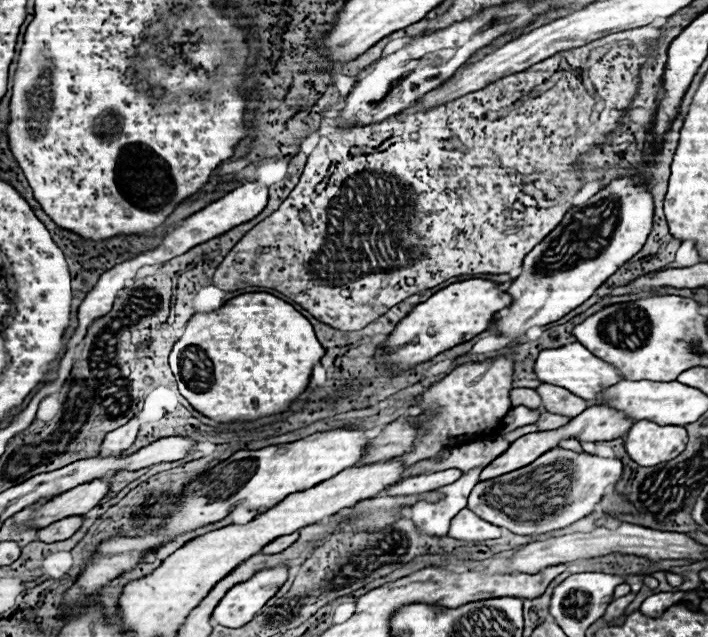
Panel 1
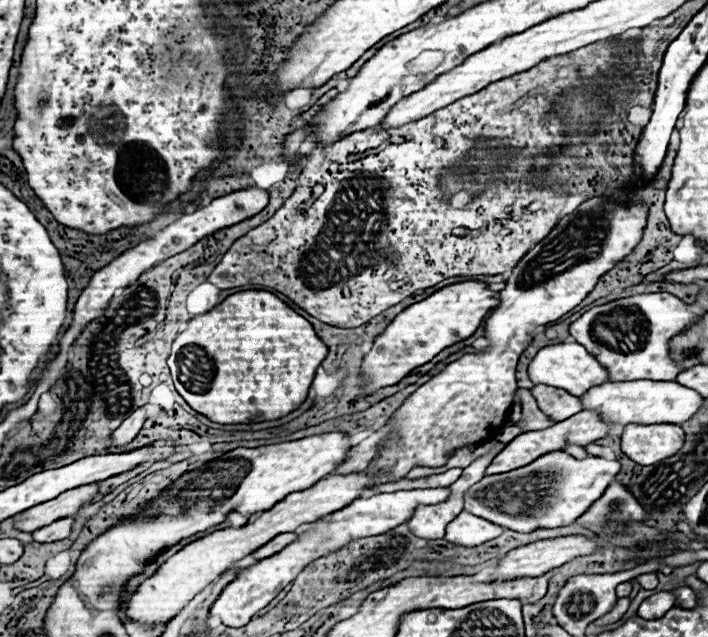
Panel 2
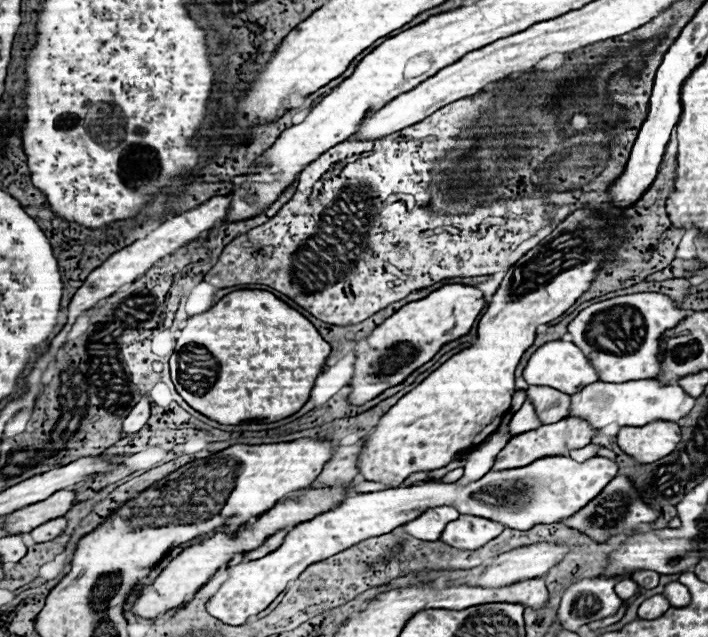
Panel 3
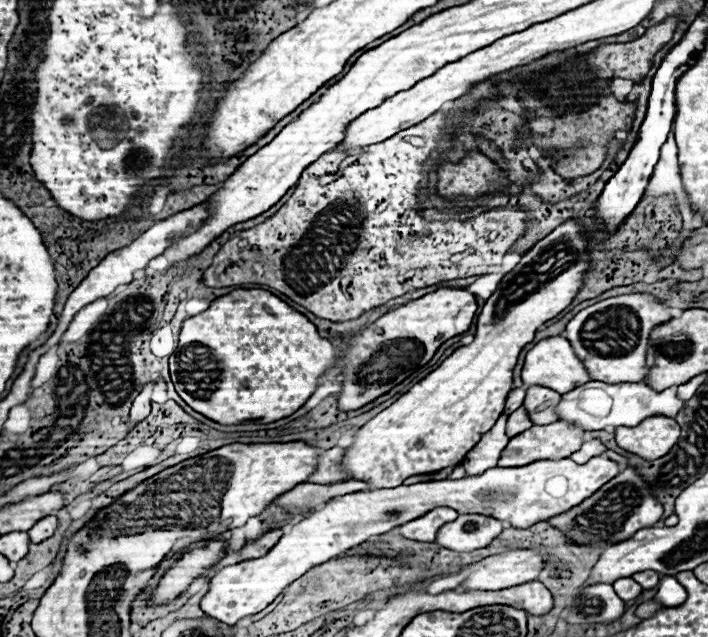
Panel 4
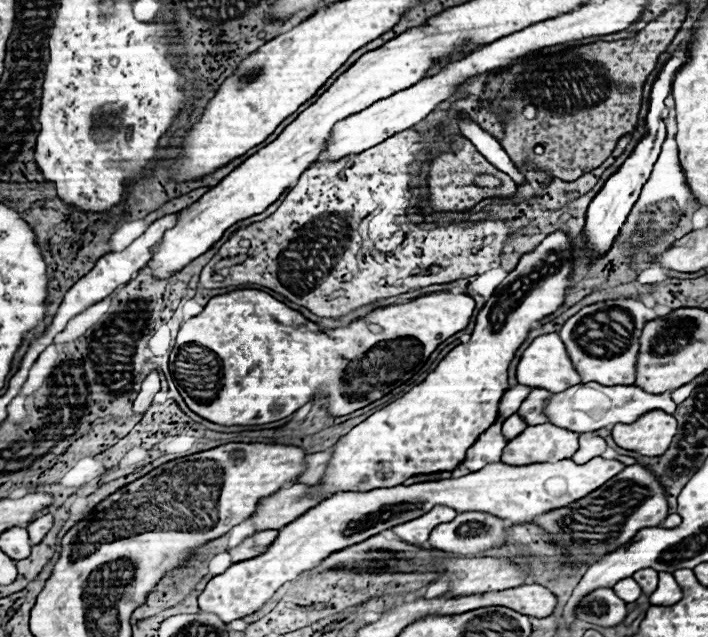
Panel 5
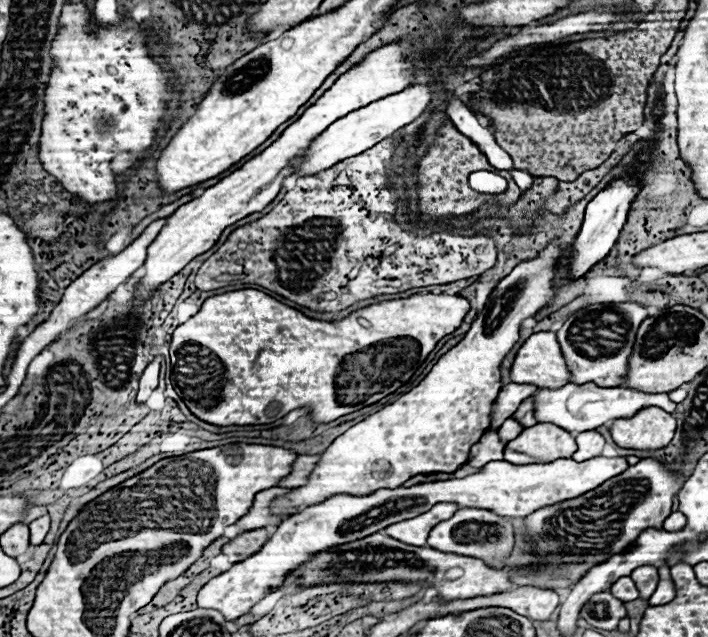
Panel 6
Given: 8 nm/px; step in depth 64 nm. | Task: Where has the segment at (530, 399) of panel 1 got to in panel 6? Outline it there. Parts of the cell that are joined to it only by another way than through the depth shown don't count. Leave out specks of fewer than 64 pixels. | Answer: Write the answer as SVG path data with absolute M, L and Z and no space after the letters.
M508 418L502 426L500 426L500 430L498 430L498 434L500 434L500 438L504 440L504 442L510 442L512 438L516 438L518 434L520 434L520 430L524 430L514 418Z

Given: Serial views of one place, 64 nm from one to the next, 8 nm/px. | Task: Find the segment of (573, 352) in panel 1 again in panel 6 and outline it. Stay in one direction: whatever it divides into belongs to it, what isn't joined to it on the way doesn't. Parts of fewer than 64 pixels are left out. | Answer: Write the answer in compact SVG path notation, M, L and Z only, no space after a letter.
M536 332L518 350L510 372L516 384L534 384L538 388L560 388L570 382L570 372L554 332Z

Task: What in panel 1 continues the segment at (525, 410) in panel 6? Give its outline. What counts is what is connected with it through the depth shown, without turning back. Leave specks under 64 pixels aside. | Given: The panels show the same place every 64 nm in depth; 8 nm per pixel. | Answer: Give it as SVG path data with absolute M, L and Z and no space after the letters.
M540 384L538 394L542 396L542 406L546 410L552 410L554 414L564 414L574 418L576 414L582 414L590 404L578 396L574 396L572 392L560 388L560 386L552 386L552 384Z

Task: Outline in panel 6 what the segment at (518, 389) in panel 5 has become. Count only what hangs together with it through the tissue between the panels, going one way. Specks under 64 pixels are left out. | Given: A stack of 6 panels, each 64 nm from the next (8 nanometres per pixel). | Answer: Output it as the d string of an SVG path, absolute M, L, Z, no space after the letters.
M516 382L506 384L494 402L494 414L492 414L490 428L498 428L506 418L510 418L520 406L520 402L524 402L532 394L532 390L536 388L530 384L516 384Z

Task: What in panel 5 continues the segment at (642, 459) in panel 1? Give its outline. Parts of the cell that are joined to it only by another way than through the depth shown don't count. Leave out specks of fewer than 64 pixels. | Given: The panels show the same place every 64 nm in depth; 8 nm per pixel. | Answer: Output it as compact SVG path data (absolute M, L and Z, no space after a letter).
M652 410L640 416L634 424L616 424L612 436L624 450L634 450L642 456L660 456L668 450L678 432L674 416L662 410Z

